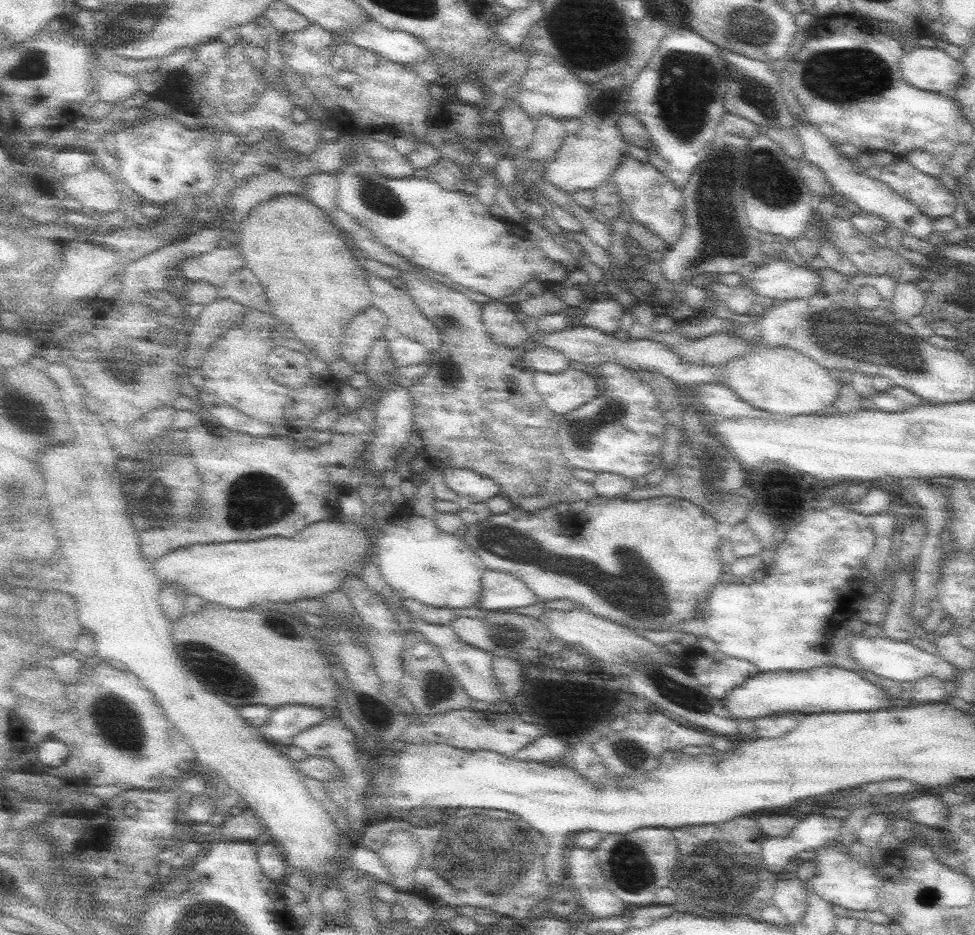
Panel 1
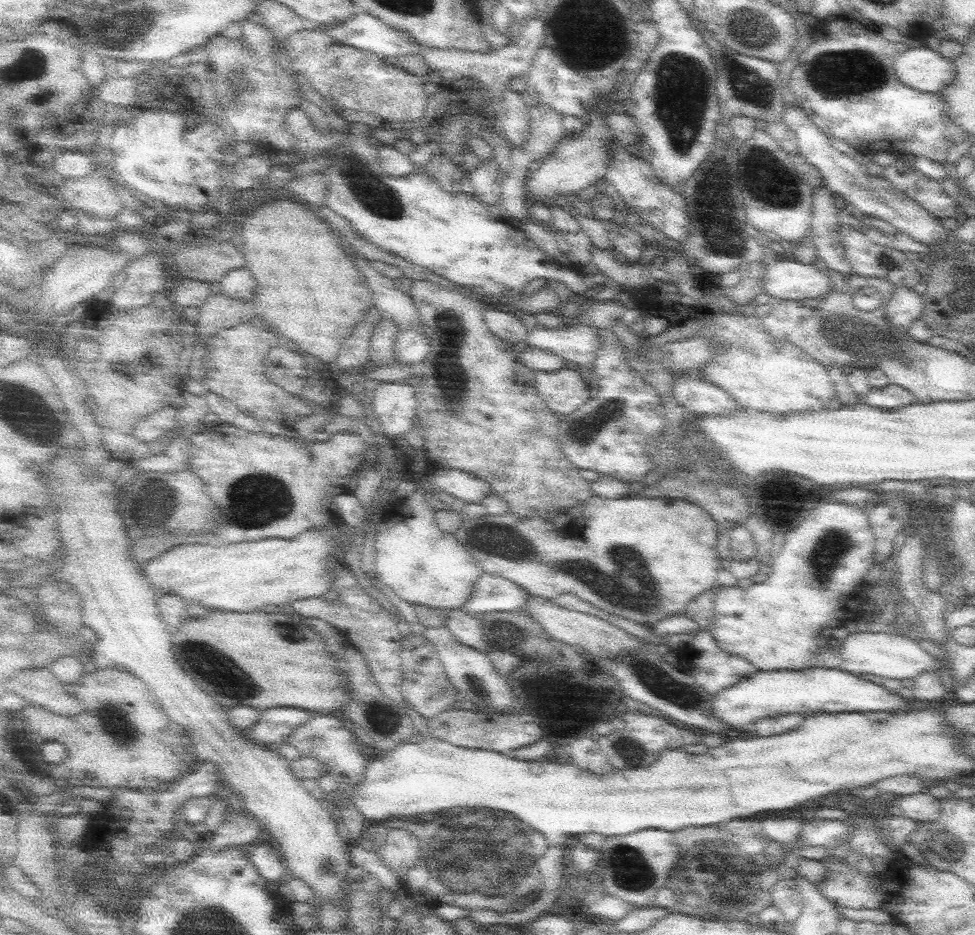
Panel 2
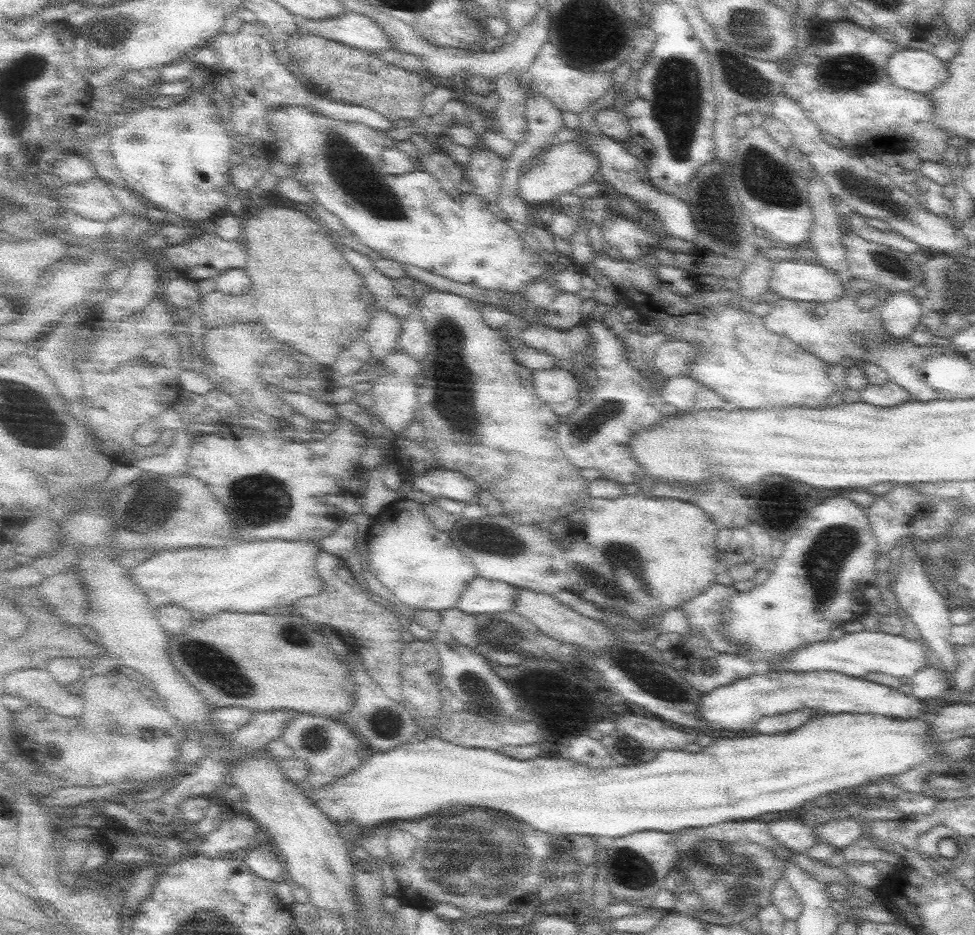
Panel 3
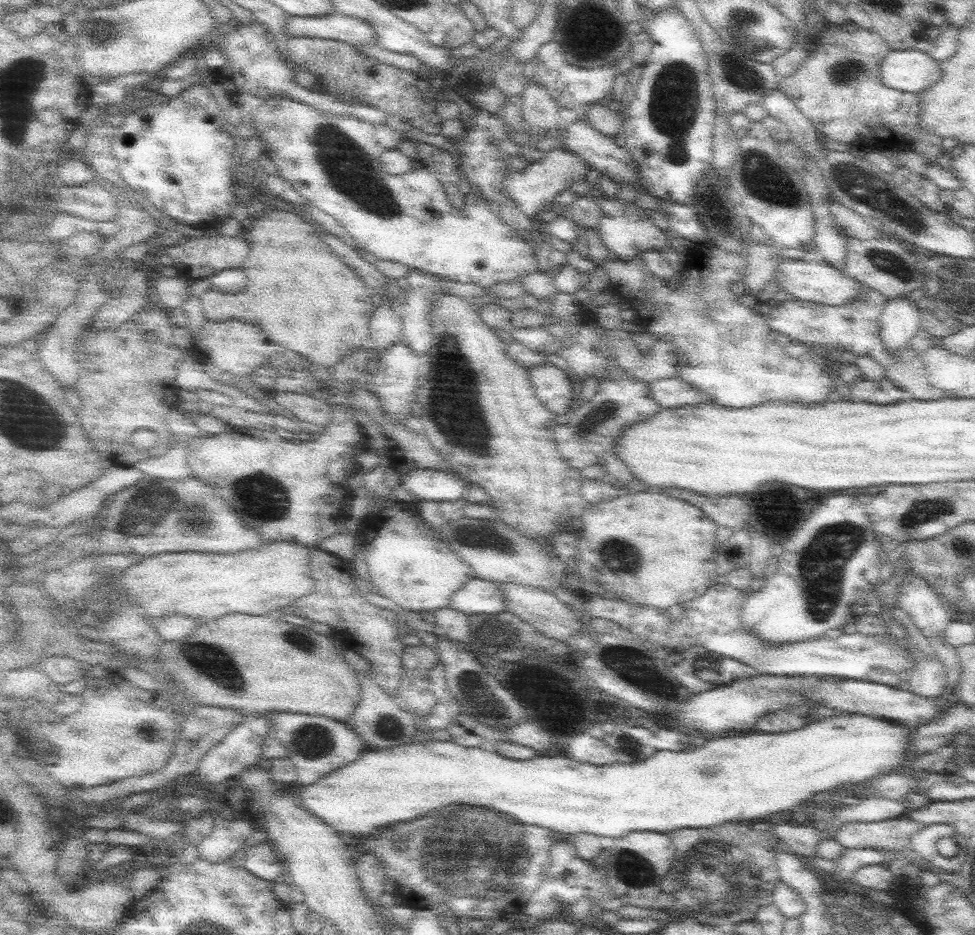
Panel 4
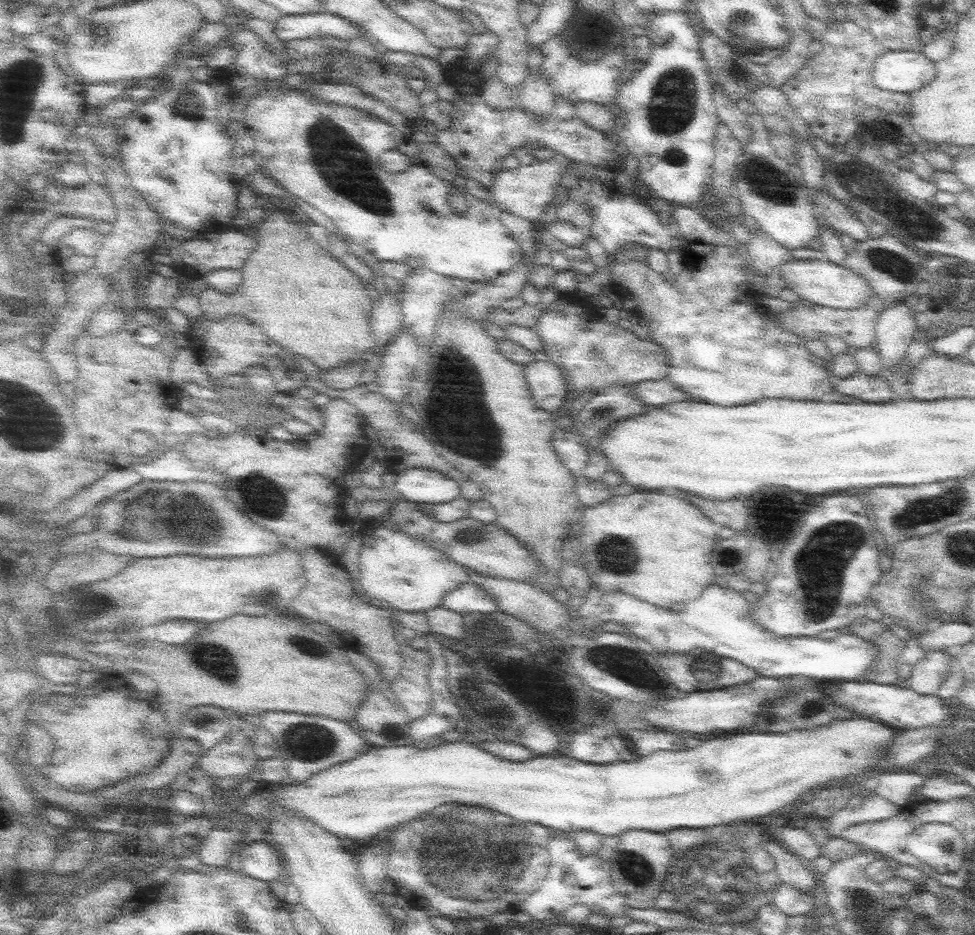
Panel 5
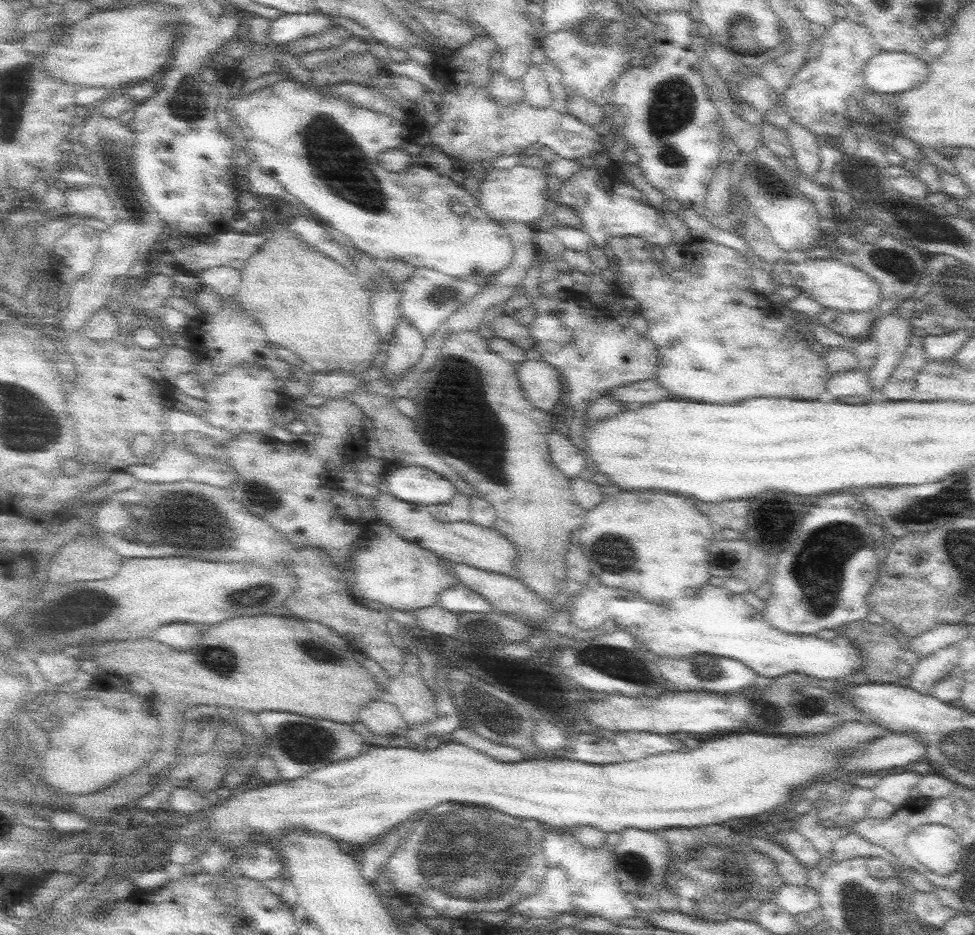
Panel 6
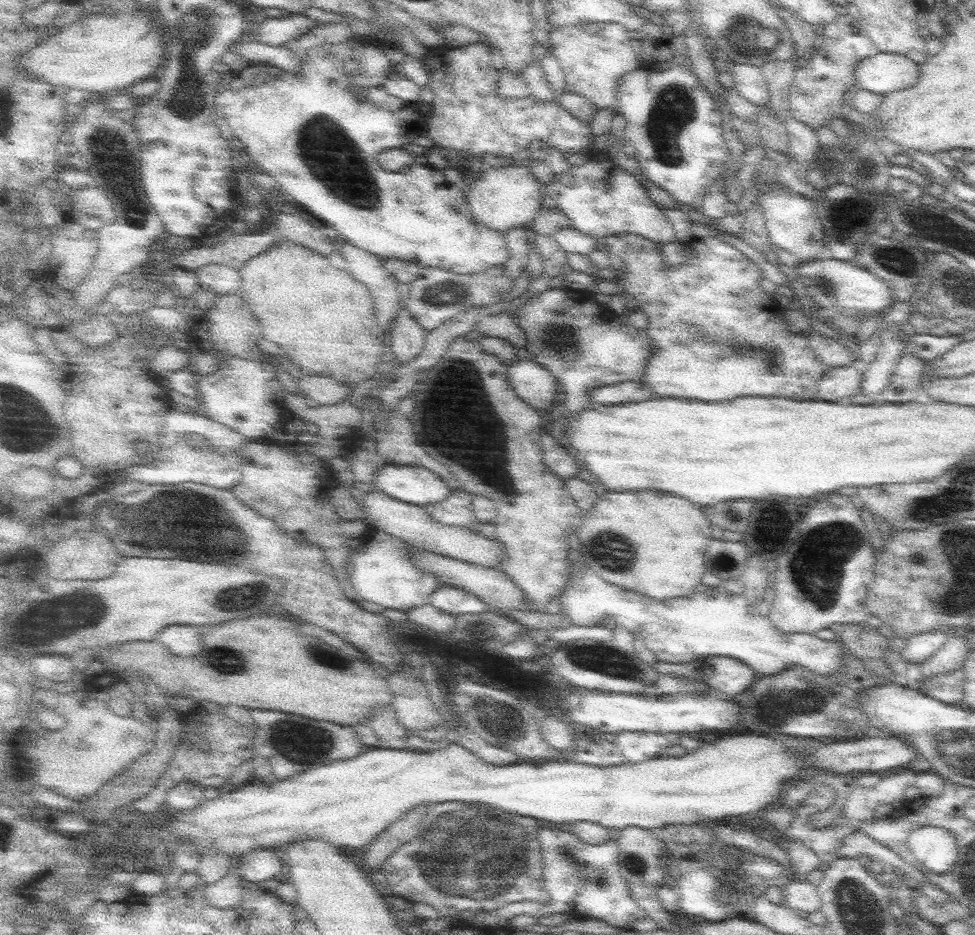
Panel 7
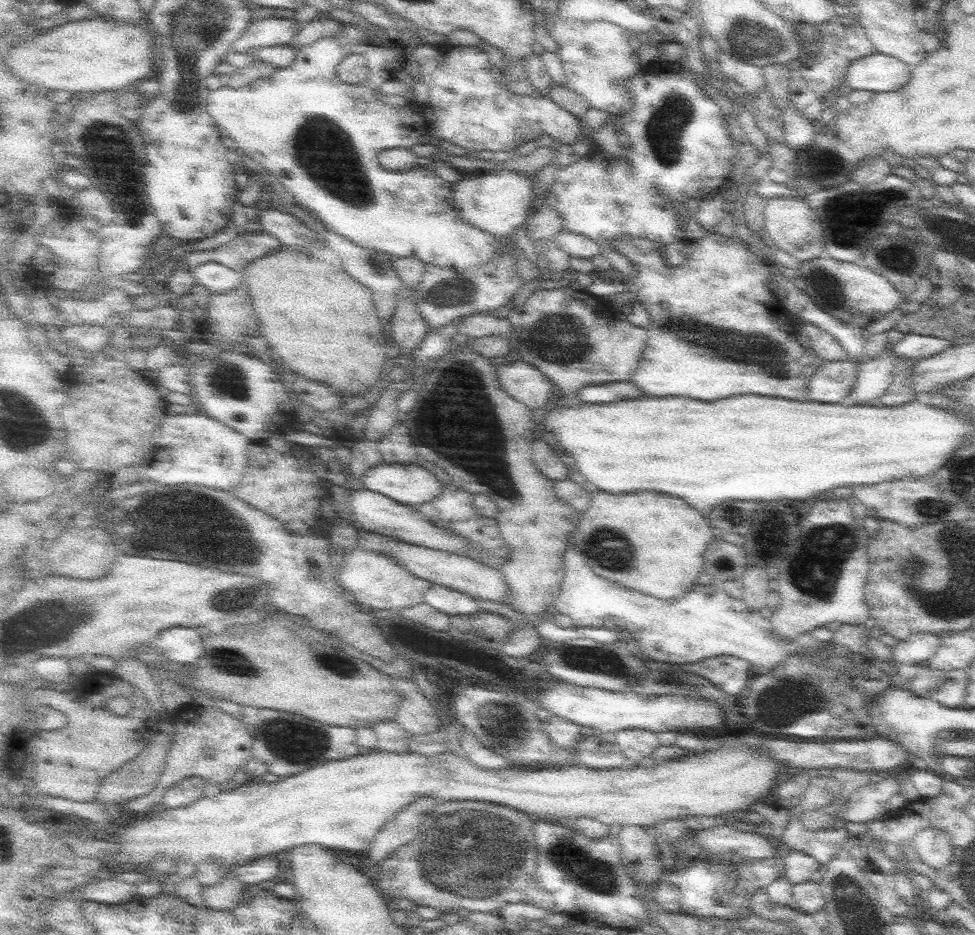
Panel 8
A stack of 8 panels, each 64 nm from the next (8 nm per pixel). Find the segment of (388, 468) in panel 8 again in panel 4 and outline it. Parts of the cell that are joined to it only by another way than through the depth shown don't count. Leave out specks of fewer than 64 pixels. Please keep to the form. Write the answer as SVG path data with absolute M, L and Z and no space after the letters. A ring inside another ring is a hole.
M414 469L401 479L400 487L420 498L420 501L452 502L466 498L468 482L452 470Z

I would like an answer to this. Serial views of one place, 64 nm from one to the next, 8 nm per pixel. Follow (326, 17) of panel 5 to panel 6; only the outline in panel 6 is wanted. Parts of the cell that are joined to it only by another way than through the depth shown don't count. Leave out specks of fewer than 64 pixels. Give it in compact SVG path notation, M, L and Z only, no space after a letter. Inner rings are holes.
M310 13L310 14L285 14L276 20L270 21L270 27L268 27L267 36L271 42L277 43L280 46L287 46L290 42L298 40L304 37L323 34L328 30L331 30L332 27L336 27L337 24L335 21L327 18L324 15L319 13Z

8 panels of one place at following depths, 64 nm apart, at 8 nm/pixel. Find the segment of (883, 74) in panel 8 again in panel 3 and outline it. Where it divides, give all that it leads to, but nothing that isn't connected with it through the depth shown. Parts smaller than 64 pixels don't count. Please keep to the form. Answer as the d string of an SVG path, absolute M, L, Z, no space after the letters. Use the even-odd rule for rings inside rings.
M908 48L894 52L887 61L887 74L899 88L930 94L948 74L947 64L926 50Z

